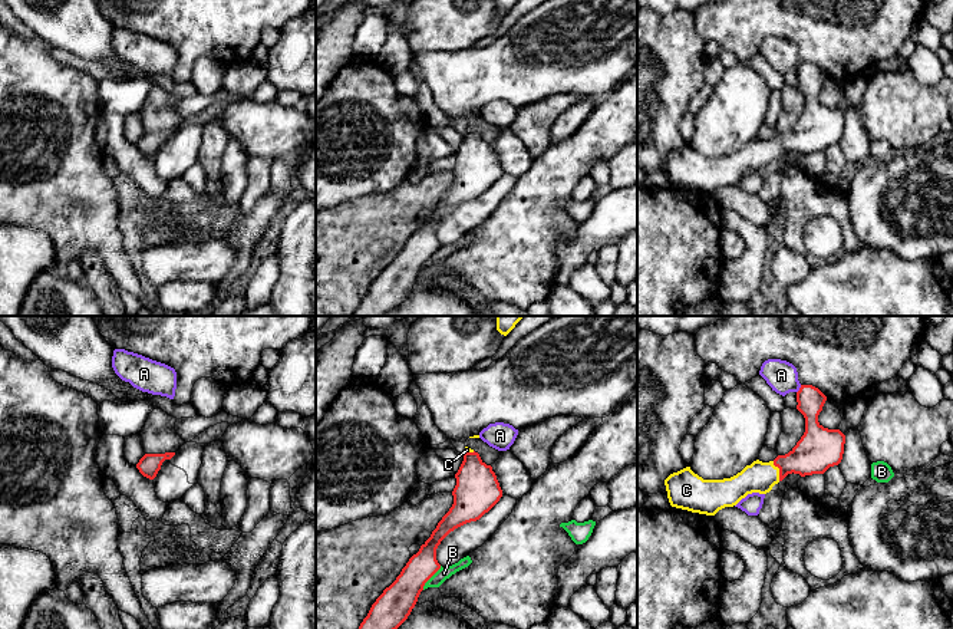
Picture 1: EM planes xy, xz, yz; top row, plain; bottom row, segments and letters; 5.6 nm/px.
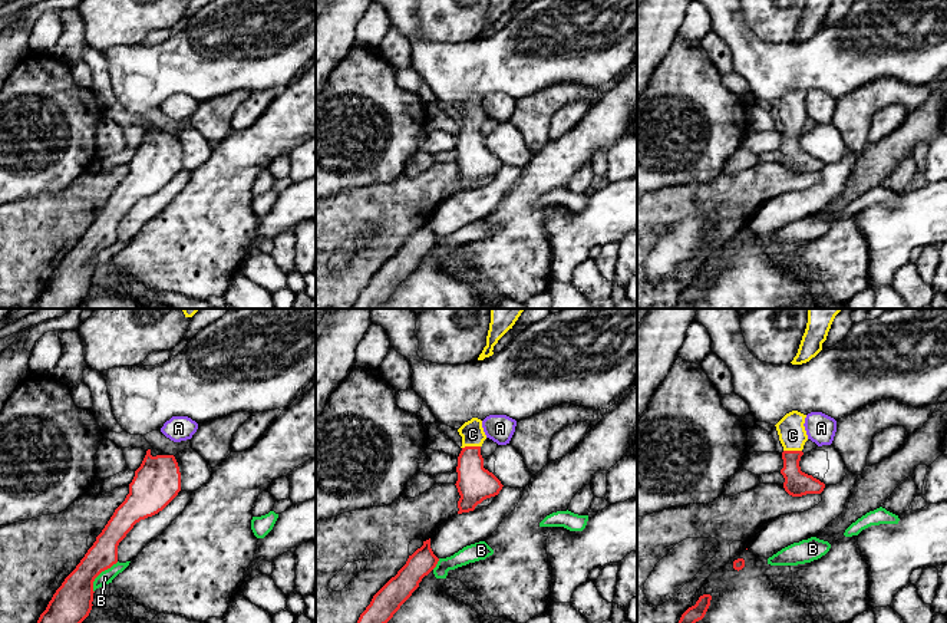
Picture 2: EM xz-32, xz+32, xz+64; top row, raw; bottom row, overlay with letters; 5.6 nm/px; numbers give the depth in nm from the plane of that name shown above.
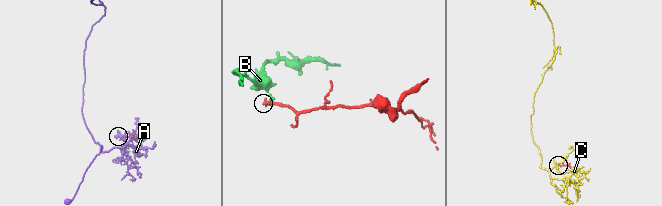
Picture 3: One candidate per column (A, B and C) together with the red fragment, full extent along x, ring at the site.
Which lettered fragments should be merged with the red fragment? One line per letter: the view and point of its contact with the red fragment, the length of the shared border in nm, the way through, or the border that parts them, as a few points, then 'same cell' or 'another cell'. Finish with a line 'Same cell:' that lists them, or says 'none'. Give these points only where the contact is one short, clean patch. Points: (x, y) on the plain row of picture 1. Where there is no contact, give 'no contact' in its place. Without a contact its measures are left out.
A: contact yz (800, 68); length 50 nm; border yz (801, 63), (797, 71); another cell
B: contact xz (431, 254); length 170 nm; border xz (441, 244), (422, 267); another cell
C: contact yz (780, 150); length 120 nm; way yz (817, 128), (780, 150), (759, 155); same cell
Same cell: C

